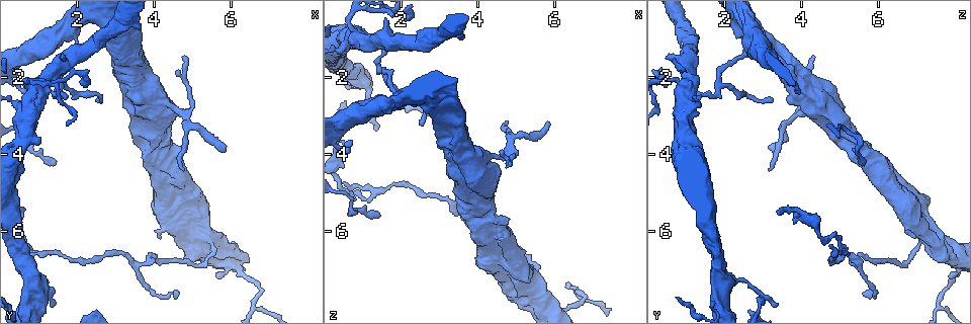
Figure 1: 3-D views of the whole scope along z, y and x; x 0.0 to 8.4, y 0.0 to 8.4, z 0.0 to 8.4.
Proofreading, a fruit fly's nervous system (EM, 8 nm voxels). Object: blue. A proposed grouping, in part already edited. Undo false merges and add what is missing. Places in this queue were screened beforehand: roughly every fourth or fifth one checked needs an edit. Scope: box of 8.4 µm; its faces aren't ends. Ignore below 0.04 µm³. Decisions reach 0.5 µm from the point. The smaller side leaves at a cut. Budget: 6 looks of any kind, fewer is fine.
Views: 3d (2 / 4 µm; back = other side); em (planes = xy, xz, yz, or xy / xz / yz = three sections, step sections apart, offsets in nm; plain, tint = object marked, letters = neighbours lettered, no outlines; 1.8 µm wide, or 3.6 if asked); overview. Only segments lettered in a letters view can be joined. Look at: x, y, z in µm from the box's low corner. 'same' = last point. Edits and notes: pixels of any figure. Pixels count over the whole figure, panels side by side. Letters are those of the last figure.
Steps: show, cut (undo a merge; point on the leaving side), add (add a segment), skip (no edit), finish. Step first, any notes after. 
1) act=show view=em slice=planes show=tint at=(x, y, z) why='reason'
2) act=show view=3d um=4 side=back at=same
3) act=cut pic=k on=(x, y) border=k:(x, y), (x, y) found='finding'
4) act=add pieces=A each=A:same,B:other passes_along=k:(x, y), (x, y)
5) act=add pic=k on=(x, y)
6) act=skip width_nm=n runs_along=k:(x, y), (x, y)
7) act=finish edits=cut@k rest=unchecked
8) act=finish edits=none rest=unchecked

act=show view=em slice=xy step=8 show=tint at=(0.60, 6.25, 5.05) why='abrupt turn'

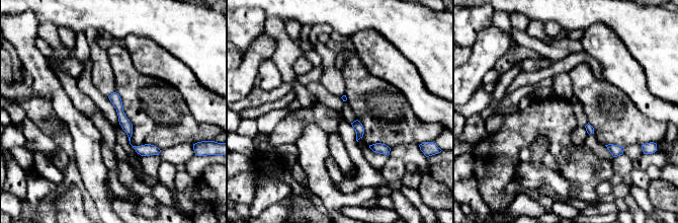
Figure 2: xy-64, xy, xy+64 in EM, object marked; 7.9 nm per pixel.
act=show view=em slice=planes show=tint at=same why='cut it another way'

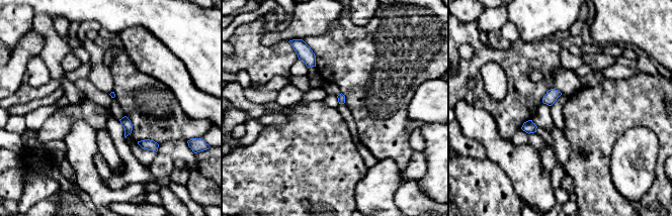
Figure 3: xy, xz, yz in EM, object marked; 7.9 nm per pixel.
act=show view=em slice=planes show=letters at=same why='what lies round it'

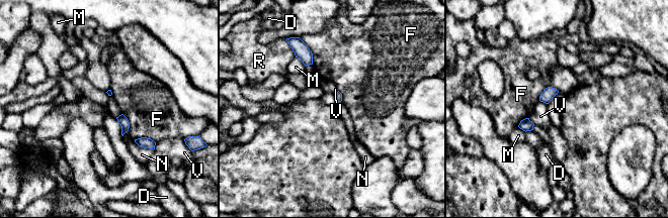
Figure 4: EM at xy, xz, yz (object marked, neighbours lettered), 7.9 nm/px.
act=skip each=D:other,F:other,M:other,N:other,R:other,V:other border=4:(303, 41), (312, 53), (313, 64) found='continuous, no second neuron'

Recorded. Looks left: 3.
act=show view=em um=3.6 slice=yz step=4 show=tint at=(4.30, 2.75, 4.20) why='sudden change in width'

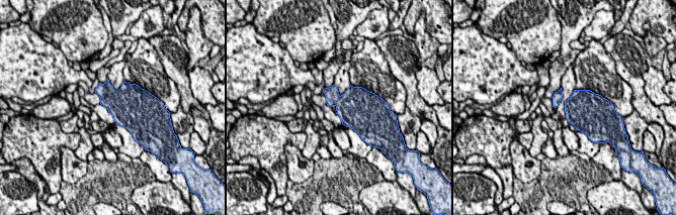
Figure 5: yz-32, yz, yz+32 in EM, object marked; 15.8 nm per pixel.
act=show view=em um=3.6 slice=planes show=letters at=same

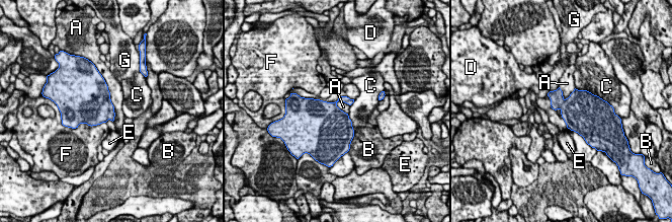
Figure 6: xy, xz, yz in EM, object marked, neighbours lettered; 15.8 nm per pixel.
act=skip width_nm=400 each=A:other,B:other,C:other,D:other,E:other,F:other,G:other border=6:(101, 76), (113, 106), (113, 121) found='all the same neuron'

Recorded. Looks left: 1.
act=show view=em slice=planes show=letters at=(5.85, 3.80, 3.10) why='an open end'

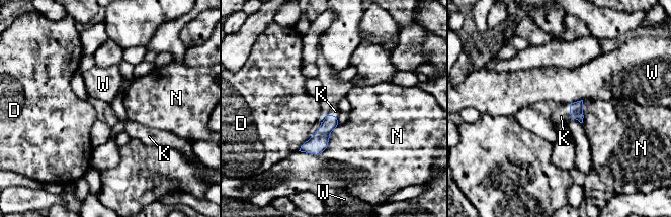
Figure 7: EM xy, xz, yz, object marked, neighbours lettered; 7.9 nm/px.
act=add pieces=K each=D:other,K:same,N:other,W:other passes_along=7:(576, 109), (570, 110), (561, 116) found='it goes on there'

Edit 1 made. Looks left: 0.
act=finish edits=add@7 rest=unchecked

